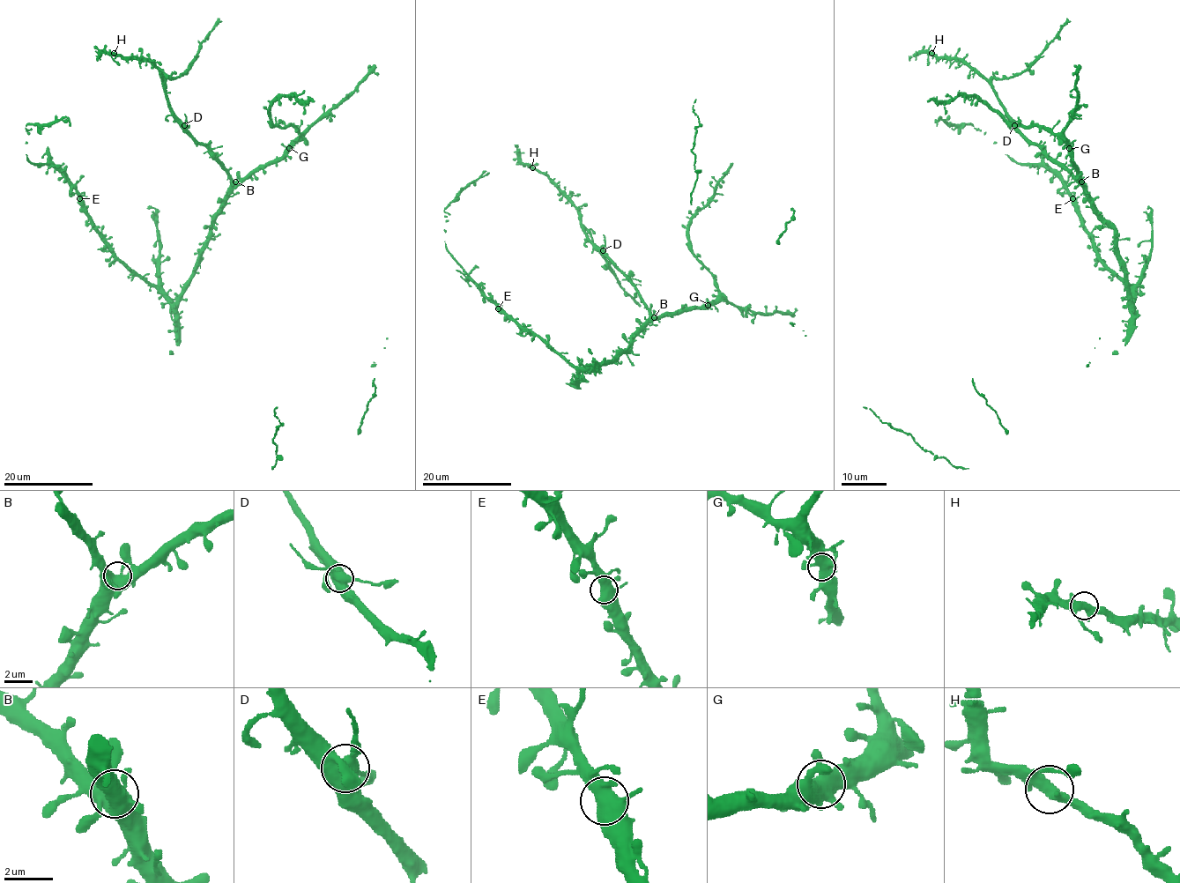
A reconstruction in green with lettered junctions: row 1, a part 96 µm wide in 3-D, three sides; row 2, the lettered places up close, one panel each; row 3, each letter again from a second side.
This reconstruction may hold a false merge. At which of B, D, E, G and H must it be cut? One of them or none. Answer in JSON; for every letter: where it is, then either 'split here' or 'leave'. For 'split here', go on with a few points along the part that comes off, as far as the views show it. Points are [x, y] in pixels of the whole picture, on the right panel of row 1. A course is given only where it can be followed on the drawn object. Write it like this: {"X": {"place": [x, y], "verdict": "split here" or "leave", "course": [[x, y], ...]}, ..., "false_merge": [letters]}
{"B": {"place": [1081, 181], "verdict": "leave"}, "D": {"place": [1014, 125], "verdict": "split here", "course": [[1013, 124], [1033, 125]]}, "E": {"place": [1072, 198], "verdict": "leave"}, "G": {"place": [1069, 148], "verdict": "leave"}, "H": {"place": [931, 53], "verdict": "leave"}, "false_merge": ["D"]}

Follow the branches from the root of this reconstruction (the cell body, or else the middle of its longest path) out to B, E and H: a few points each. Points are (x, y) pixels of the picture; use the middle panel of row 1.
B: (600, 365), (616, 353), (625, 352), (629, 343), (654, 317)
E: (600, 365), (576, 367), (569, 364), (498, 307)
H: (600, 365), (627, 351), (644, 328), (649, 309), (636, 286), (587, 238), (571, 202), (532, 167)

